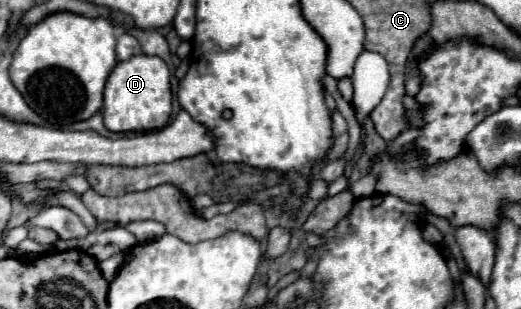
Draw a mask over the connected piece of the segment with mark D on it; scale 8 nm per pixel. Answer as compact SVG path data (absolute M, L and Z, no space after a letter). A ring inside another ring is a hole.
M138 54L126 62L118 62L110 72L104 88L104 126L112 132L148 132L168 124L172 112L170 70L158 56Z

